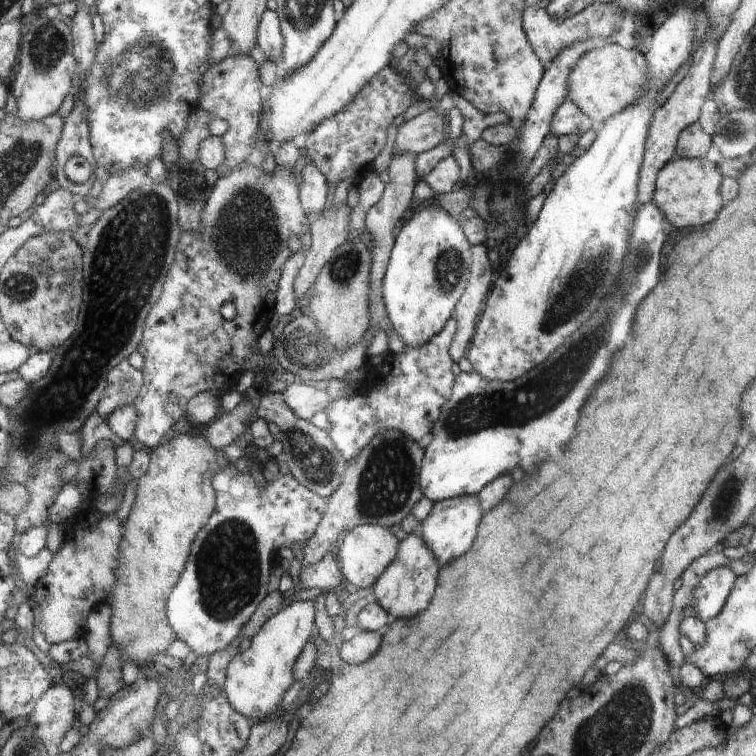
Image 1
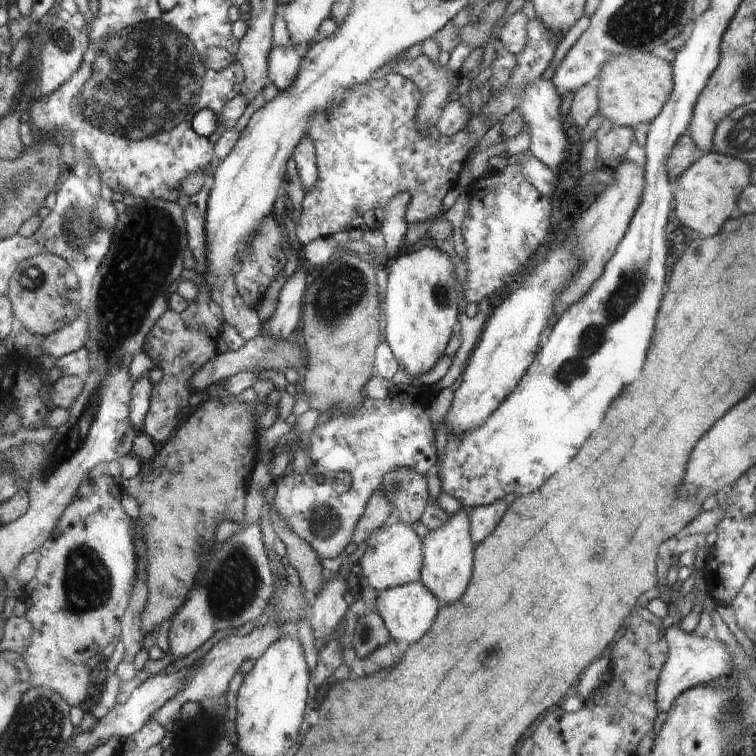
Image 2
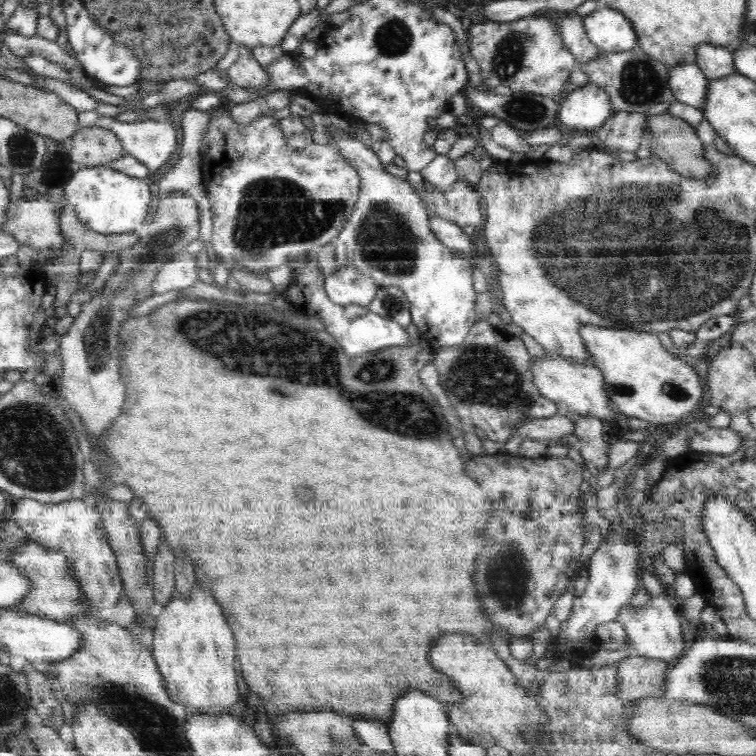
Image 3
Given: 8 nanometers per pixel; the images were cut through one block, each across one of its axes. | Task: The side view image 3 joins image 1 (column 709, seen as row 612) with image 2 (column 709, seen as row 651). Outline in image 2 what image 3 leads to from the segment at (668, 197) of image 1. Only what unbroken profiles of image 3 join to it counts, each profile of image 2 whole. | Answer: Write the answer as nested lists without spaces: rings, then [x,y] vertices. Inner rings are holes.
[[[715,150],[699,155],[688,170],[675,180],[674,214],[678,223],[692,228],[694,232],[714,236],[720,232],[722,222],[732,216],[736,208],[736,200],[752,181],[750,165],[742,159],[737,159]]]

